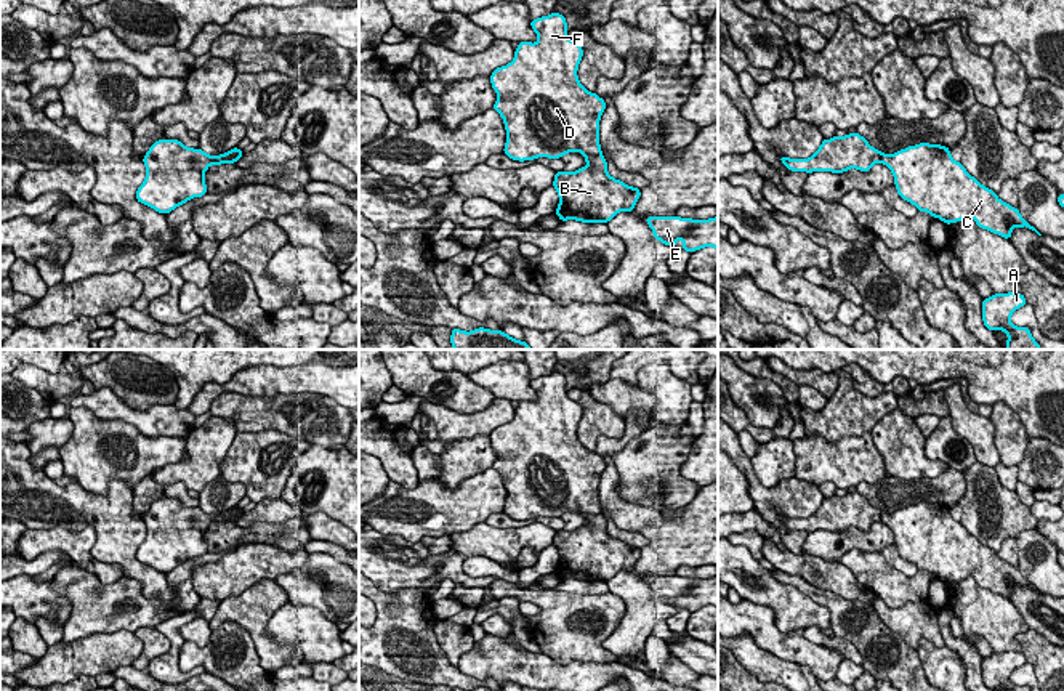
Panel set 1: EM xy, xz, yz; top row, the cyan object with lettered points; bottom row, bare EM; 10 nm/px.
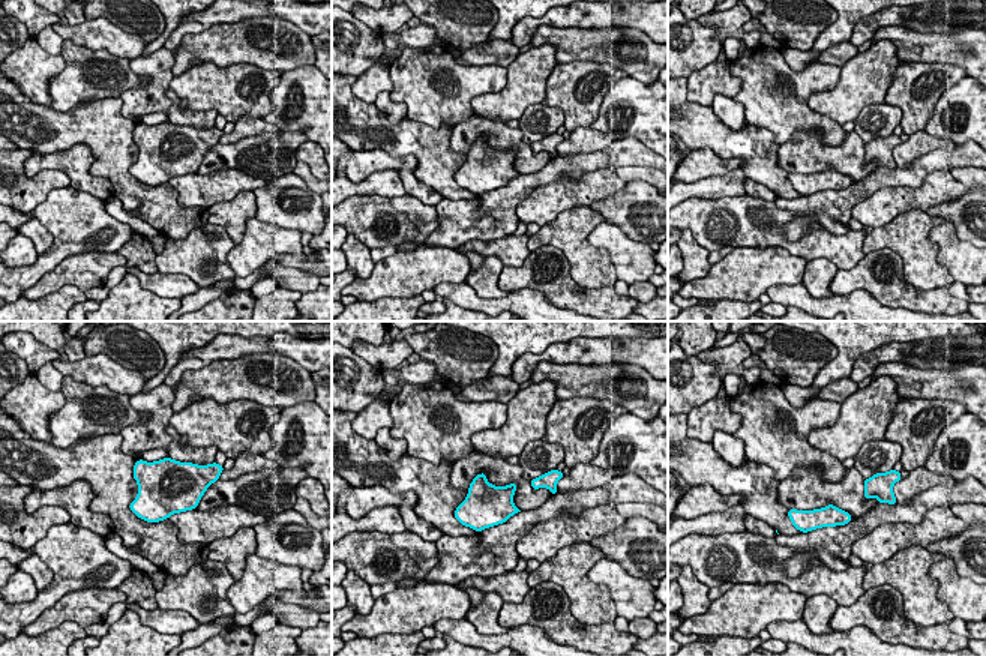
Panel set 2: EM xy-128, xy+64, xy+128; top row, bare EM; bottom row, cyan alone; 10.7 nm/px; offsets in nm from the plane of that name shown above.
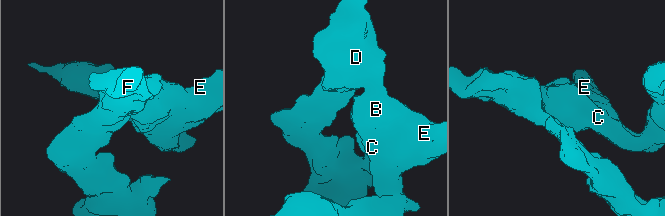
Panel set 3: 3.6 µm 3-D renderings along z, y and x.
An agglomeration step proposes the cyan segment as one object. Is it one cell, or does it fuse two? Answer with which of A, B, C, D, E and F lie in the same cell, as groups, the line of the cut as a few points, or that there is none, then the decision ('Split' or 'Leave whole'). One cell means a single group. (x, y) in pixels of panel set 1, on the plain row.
Groups: A D F / B C E. Split along xz (584, 512), (601, 513). Split

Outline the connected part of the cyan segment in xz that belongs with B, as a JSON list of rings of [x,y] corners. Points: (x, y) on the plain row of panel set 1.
[[[583,513],[586,526],[572,532],[556,531],[553,545],[559,555],[561,580],[609,582],[619,571],[633,571],[641,550],[607,532],[603,513]]]

